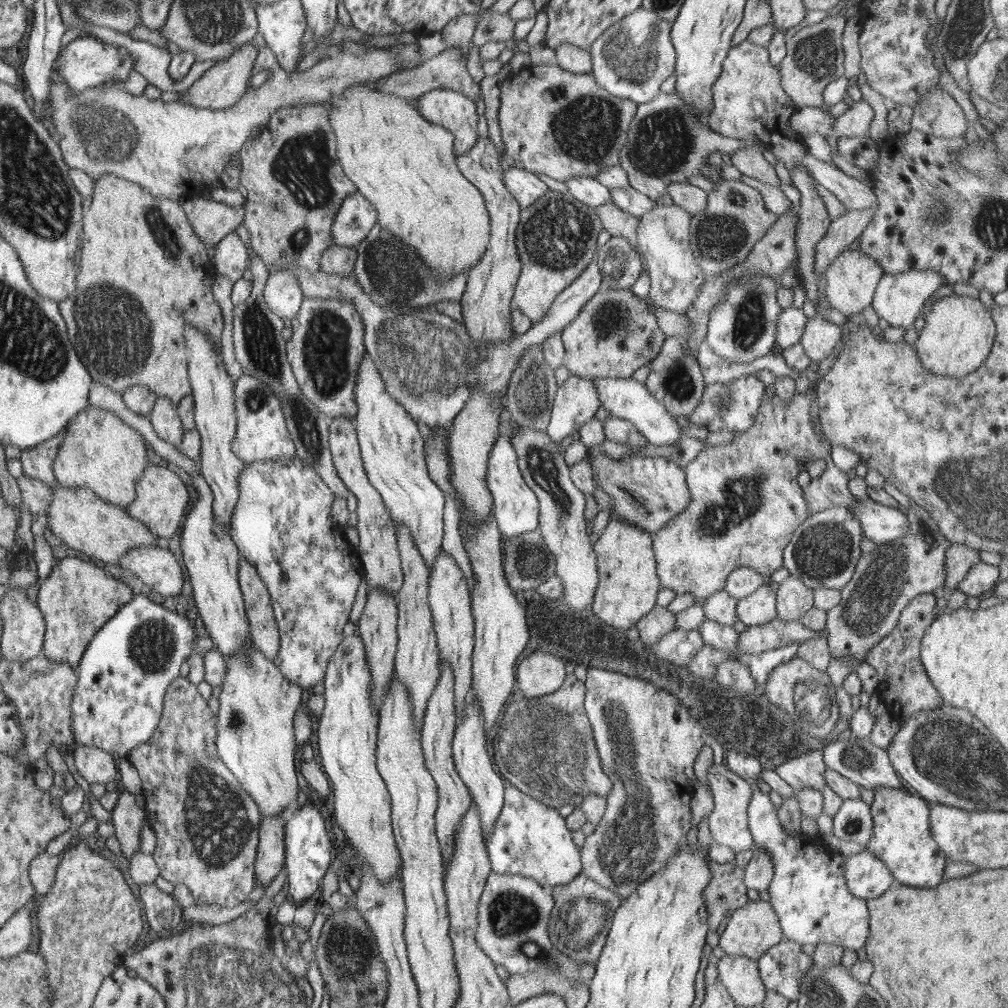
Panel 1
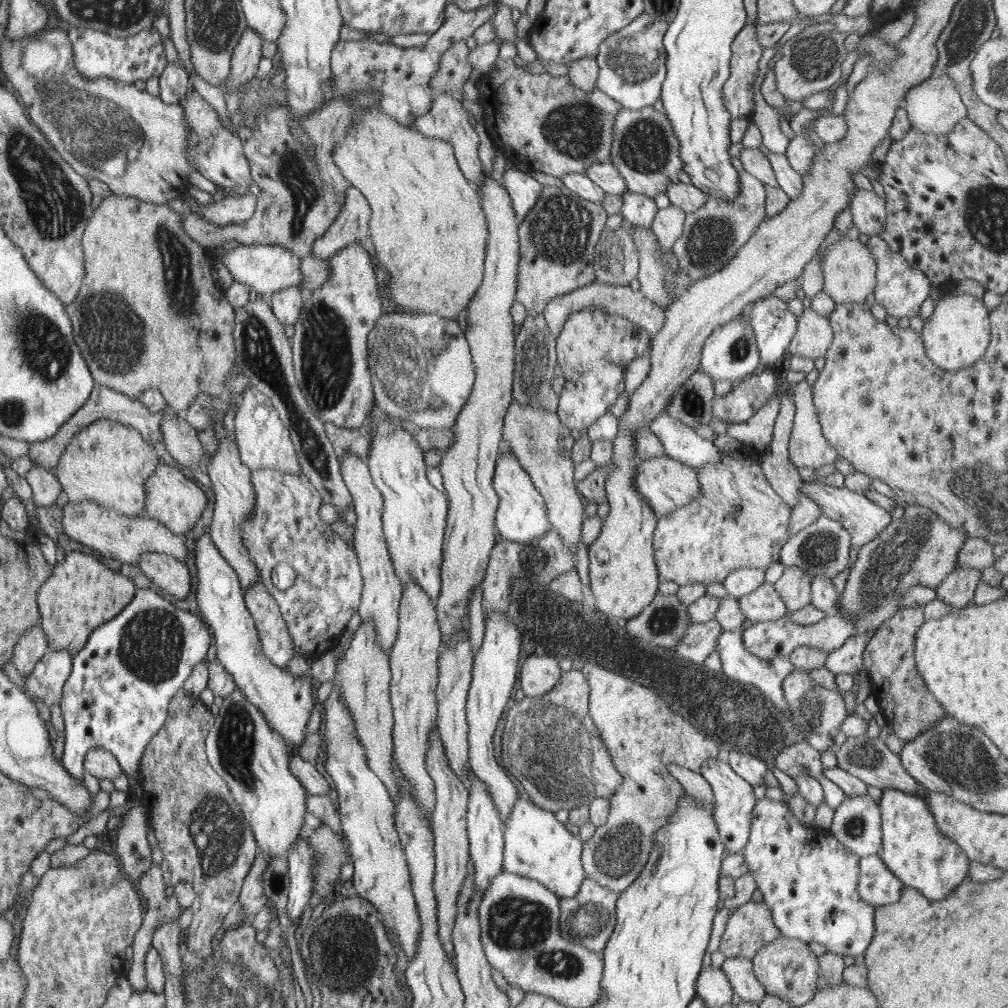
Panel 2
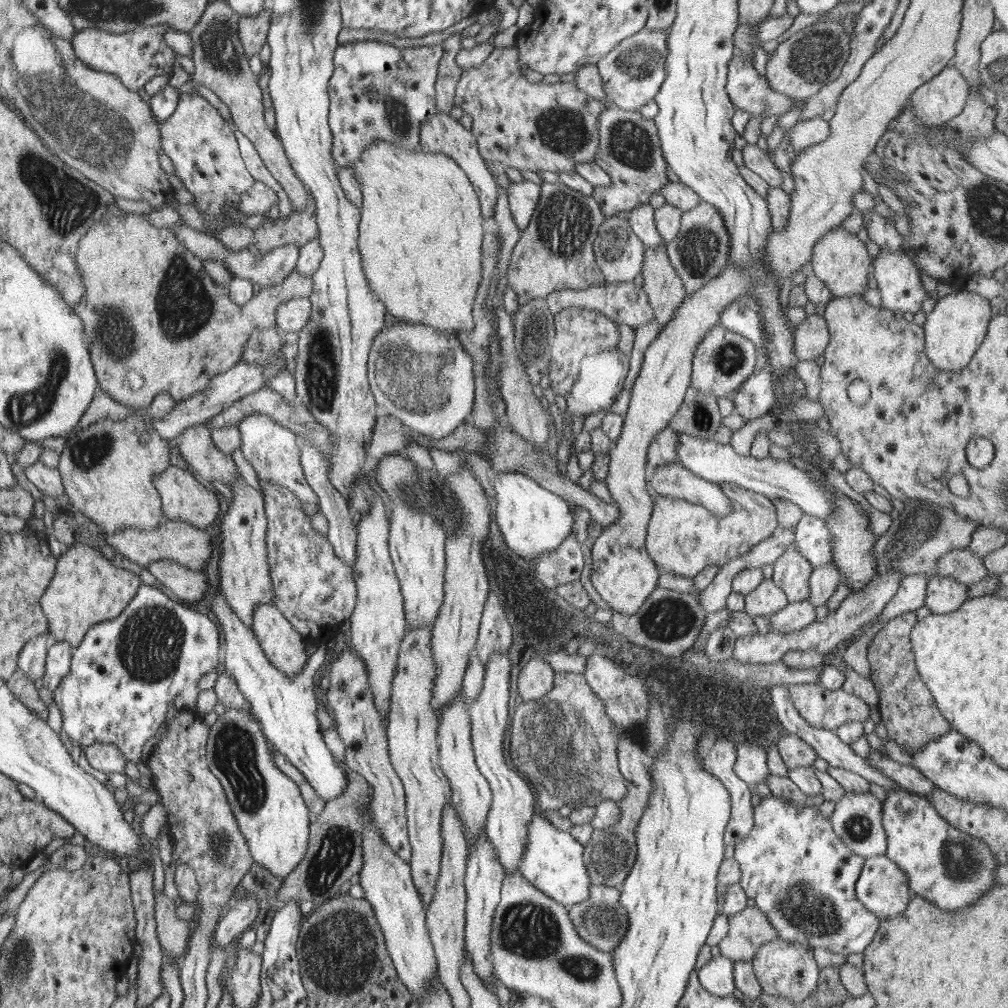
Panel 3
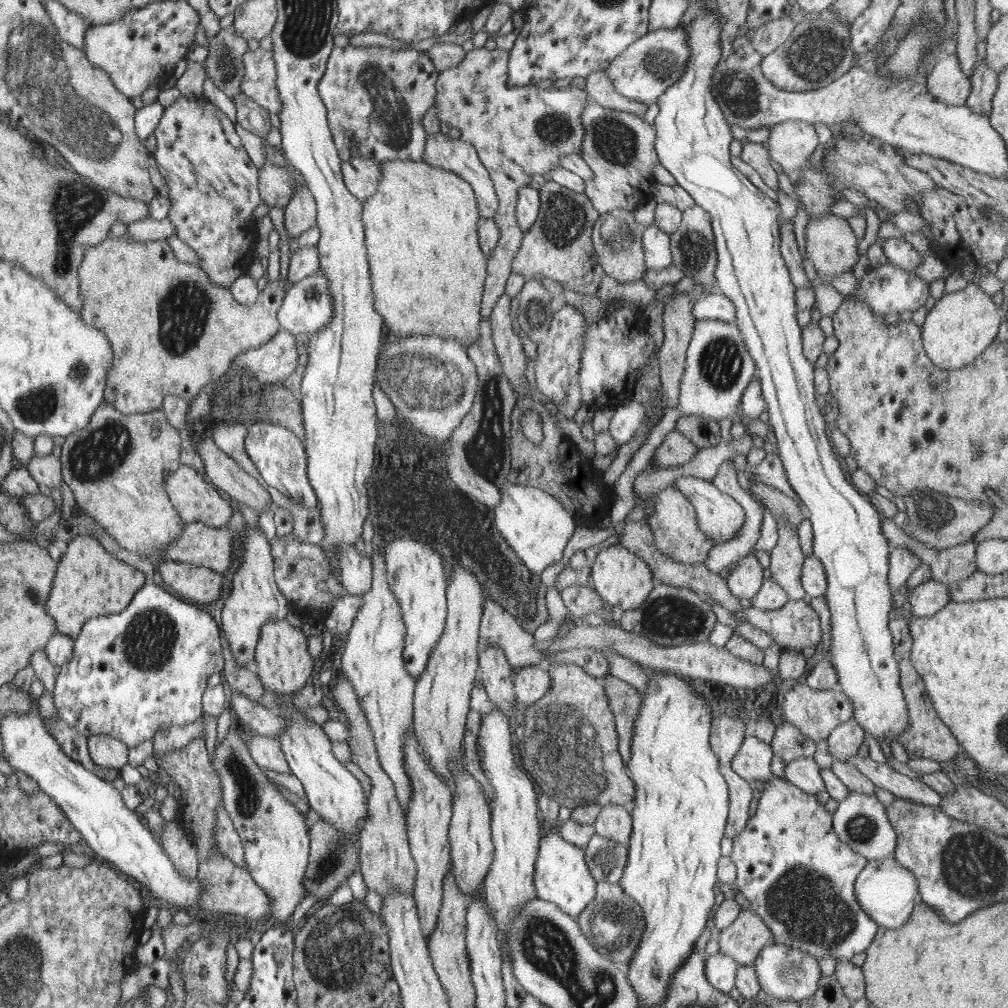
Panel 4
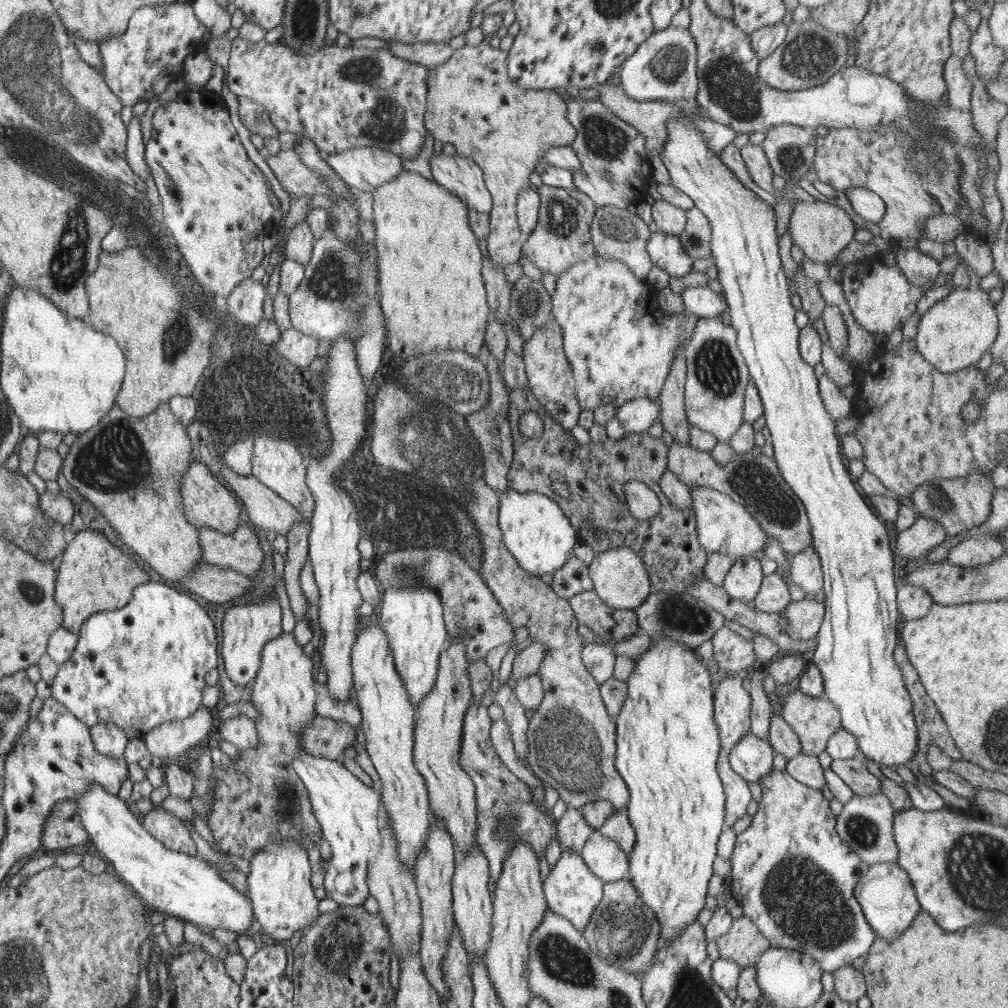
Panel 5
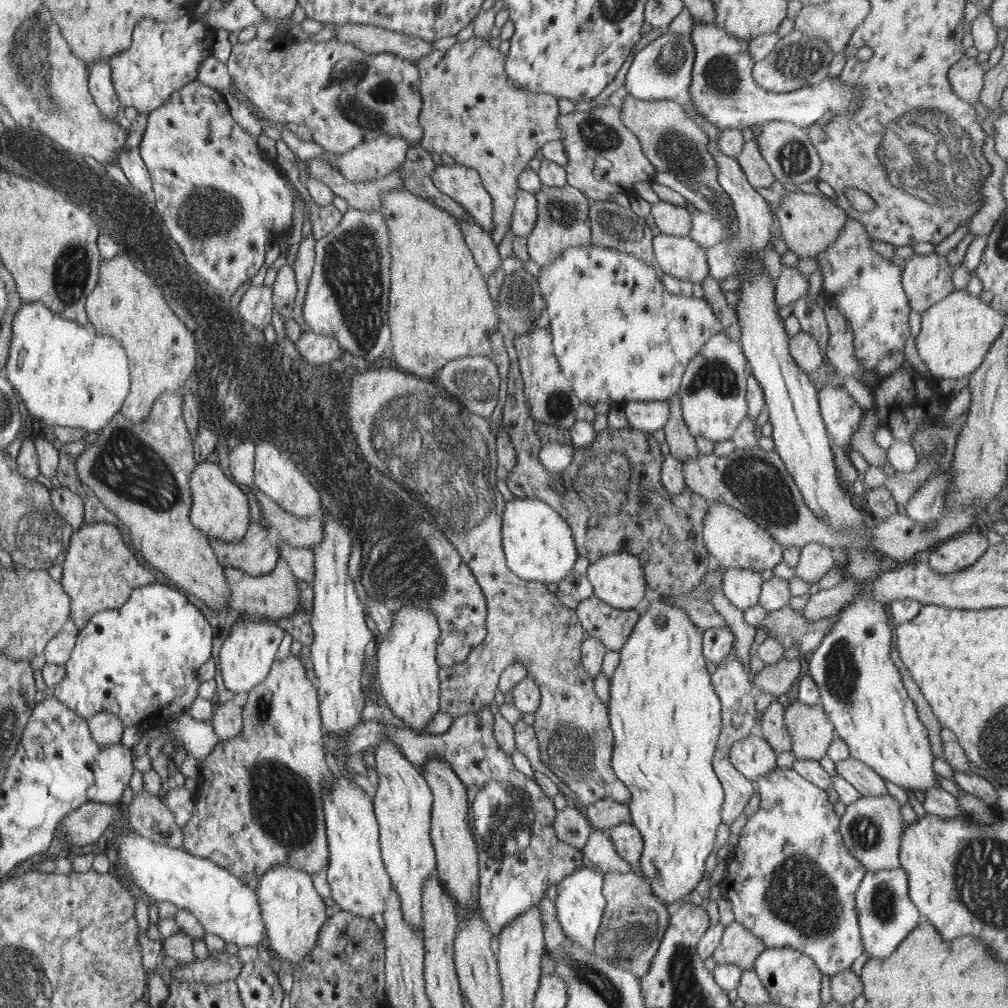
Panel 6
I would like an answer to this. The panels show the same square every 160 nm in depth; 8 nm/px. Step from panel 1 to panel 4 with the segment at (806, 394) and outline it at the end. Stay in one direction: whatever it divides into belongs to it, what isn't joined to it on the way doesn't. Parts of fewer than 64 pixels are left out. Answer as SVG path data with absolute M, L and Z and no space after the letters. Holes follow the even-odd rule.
M673 486L659 491L653 498L655 511L647 517L647 526L652 532L655 549L665 555L666 558L679 563L703 564L714 544L699 531L697 517L690 502Z

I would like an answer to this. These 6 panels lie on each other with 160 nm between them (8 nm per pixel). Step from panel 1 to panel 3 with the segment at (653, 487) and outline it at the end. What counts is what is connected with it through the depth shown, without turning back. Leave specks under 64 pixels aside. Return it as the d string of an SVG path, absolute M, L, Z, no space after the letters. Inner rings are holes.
M679 462L656 466L648 471L647 483L653 489L653 495L703 506L715 518L731 514L731 502L723 495L721 488L695 476Z

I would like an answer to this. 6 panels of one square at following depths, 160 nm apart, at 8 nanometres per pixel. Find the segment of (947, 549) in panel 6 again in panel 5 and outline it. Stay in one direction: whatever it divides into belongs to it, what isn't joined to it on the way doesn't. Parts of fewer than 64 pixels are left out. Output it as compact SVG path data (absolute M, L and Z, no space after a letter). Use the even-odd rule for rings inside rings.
M971 535L947 551L945 562L958 567L990 564L1001 557L1003 548L1003 543L995 535Z

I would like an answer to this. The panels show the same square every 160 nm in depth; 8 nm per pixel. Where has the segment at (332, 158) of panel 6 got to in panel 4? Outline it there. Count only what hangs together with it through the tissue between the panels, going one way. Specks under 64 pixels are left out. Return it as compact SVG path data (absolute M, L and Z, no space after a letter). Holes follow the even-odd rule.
M349 158L341 161L342 178L351 194L364 201L376 191L378 183L378 165L366 158Z

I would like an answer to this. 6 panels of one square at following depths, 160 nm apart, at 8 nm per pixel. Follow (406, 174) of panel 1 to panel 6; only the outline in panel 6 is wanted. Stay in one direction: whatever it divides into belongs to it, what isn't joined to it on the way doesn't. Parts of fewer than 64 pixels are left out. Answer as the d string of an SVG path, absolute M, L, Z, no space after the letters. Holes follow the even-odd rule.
M395 187L389 189L380 196L379 212L389 227L389 249L391 254L391 288L389 294L389 319L390 327L393 331L391 337L390 354L393 356L395 364L403 371L407 371L413 375L424 379L430 379L446 362L461 357L470 357L473 355L489 356L491 345L489 345L489 337L493 331L497 329L498 316L491 302L489 293L487 293L486 280L483 279L477 265L474 263L472 254L466 245L462 230L459 228L456 218L447 211L440 209L437 205L422 199L421 197L411 194L405 187Z

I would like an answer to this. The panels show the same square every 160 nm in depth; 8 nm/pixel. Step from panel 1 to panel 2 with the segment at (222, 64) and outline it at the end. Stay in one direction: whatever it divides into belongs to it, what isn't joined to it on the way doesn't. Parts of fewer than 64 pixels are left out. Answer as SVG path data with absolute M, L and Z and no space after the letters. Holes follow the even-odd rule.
M248 27L243 30L241 40L231 56L232 73L224 86L237 88L249 83L257 72L262 41L262 36L259 36L258 32Z

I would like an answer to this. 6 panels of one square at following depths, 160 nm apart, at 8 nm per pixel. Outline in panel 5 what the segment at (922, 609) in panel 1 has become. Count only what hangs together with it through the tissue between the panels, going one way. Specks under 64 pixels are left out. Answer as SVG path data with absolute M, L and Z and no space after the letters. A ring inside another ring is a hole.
M904 646L895 647L892 657L902 674L902 681L912 704L918 742L915 756L919 760L924 759L928 746L933 745L938 746L953 761L962 760L960 750L950 737L946 724L939 716L937 709L931 704L931 699L923 692L923 686L917 680L917 674L908 661Z

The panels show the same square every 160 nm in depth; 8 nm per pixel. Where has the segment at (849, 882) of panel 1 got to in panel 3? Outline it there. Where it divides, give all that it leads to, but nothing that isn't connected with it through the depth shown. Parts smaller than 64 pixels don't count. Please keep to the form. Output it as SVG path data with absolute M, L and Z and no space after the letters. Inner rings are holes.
M884 854L864 859L854 891L857 900L878 920L902 913L911 895L907 877Z

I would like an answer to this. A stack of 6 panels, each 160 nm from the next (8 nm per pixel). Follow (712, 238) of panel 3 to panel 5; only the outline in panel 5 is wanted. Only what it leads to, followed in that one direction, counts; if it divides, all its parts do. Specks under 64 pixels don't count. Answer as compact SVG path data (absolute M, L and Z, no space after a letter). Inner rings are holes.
M695 206L685 211L686 221L683 230L678 234L679 244L683 252L691 260L709 258L710 226L706 216Z

